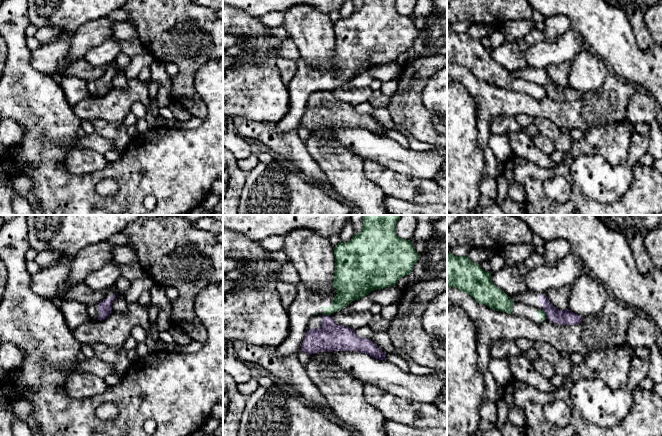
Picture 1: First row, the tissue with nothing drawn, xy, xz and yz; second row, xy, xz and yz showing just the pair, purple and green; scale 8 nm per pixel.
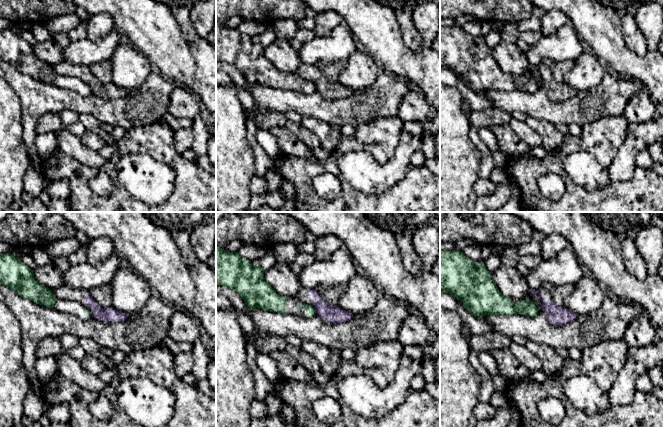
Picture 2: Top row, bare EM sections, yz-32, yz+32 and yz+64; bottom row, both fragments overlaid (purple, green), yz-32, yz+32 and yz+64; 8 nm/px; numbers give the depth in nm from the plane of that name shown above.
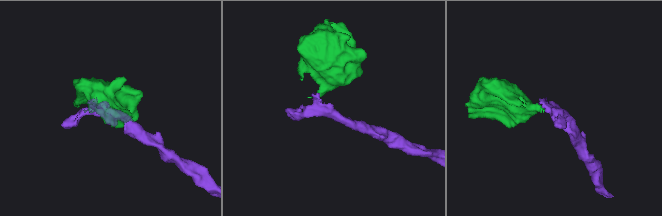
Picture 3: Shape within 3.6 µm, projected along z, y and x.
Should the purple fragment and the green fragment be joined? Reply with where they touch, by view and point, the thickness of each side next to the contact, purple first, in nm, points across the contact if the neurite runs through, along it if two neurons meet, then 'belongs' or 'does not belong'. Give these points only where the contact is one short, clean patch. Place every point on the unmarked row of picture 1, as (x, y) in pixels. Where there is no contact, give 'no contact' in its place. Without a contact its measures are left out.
meets purple in yz at (546, 90); 120 nm thick on the purple side, 60 nm on the other; border along yz (542, 85), (547, 94); does not belong

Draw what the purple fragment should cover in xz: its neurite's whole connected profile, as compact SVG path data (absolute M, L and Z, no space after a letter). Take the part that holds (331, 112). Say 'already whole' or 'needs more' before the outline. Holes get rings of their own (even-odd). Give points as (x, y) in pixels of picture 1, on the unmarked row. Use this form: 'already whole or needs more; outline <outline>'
needs more; outline M317 90L308 96L301 127L309 130L322 127L358 127L386 136L386 129L371 115L359 114L354 105L337 100L330 91Z

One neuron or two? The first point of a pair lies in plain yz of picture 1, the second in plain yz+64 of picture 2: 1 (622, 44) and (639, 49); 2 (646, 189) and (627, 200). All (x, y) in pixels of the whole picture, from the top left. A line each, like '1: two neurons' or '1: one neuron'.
1: two neurons
2: one neuron

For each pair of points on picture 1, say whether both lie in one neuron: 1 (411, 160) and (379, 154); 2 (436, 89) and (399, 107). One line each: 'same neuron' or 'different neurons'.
1: same neuron
2: different neurons

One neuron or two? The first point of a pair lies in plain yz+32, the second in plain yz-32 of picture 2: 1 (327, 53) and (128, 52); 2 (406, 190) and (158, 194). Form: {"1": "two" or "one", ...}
{"1": "two", "2": "two"}

